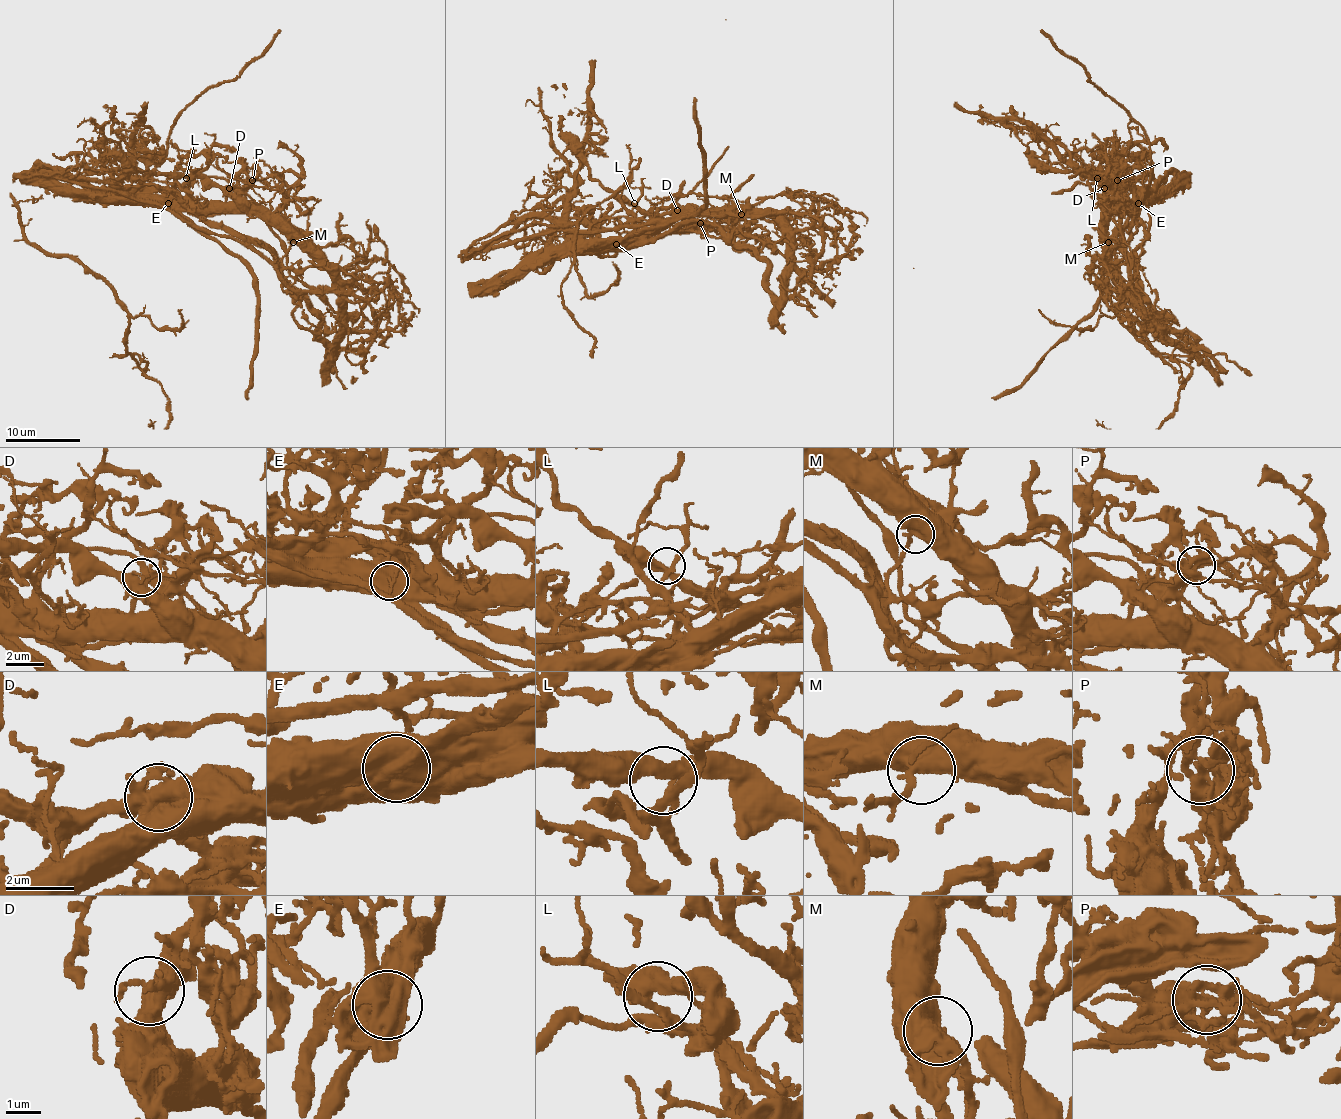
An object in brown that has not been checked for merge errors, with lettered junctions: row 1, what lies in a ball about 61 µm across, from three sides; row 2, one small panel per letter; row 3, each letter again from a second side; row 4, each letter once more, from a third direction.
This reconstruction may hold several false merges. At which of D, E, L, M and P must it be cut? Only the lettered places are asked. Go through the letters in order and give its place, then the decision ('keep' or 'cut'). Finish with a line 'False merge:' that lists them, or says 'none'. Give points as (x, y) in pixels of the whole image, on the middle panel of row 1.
D: (677, 210) | keep
E: (616, 244) | cut
L: (634, 203) | keep
M: (741, 214) | keep
P: (700, 223) | cut
False merge: E, P

